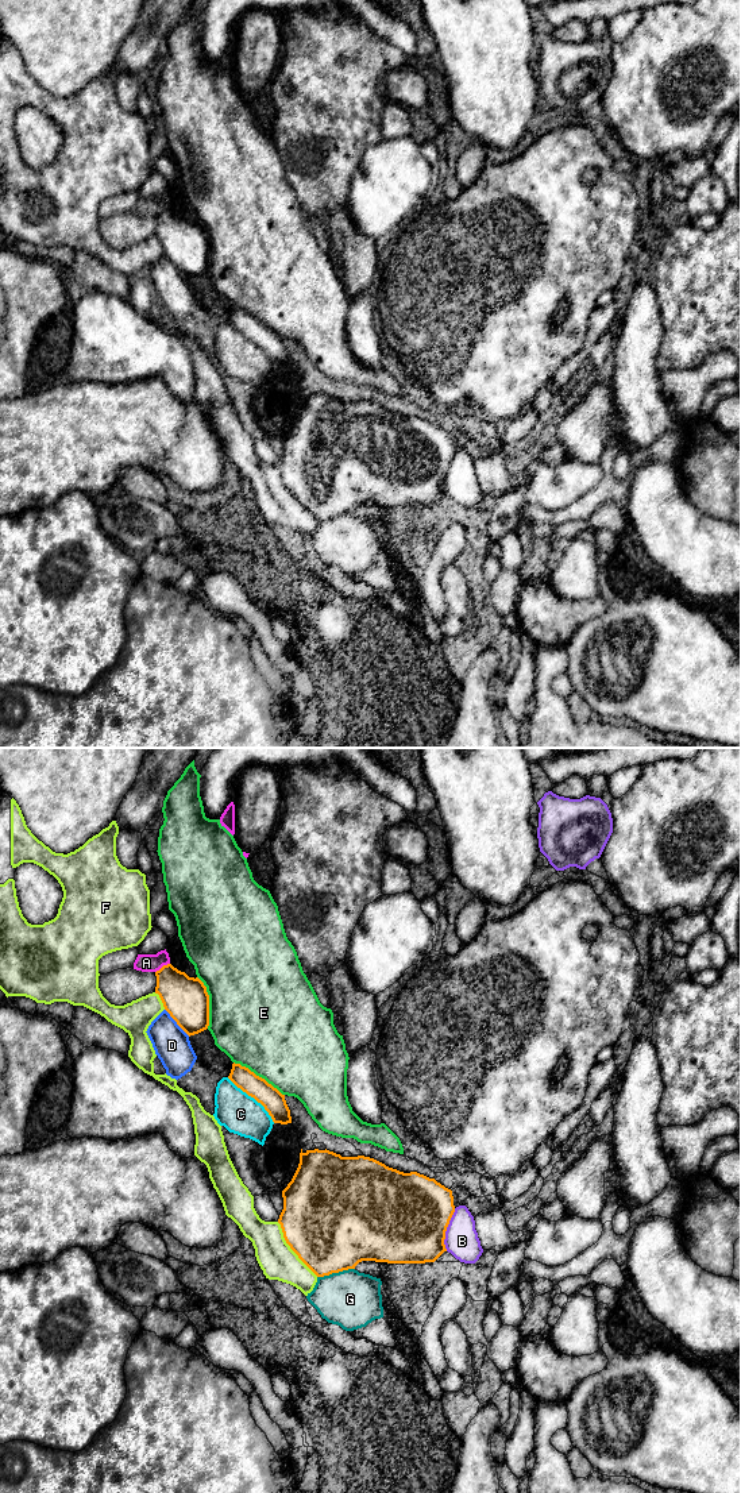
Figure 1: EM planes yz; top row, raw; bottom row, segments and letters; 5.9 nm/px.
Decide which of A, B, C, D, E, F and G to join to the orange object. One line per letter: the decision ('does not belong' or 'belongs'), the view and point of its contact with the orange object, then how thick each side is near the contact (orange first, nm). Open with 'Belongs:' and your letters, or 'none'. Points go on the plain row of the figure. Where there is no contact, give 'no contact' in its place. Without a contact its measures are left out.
Belongs: none
A: does not belong; meets orange in yz at (163, 209); 260 nm thick on the orange side, 110 nm on the other
B: does not belong; meets orange in yz at (446, 474); 500 nm thick on the orange side, 200 nm on the other
C: does not belong; meets orange in yz at (253, 340); 140 nm thick on the orange side, 240 nm on the other
D: does not belong; meets orange in yz at (176, 265); 260 nm thick on the orange side, 220 nm on the other
E: does not belong; meets orange in yz at (208, 246); 260 nm thick on the orange side, 500 nm on the other
F: does not belong; meets orange in yz at (290, 492); 500 nm thick on the orange side, 220 nm on the other
G: does not belong; meets orange in yz at (335, 516); 500 nm thick on the orange side, 340 nm on the other

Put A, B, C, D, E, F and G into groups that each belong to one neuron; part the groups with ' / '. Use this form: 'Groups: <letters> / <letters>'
Groups: A / B / C / D / E / F / G

